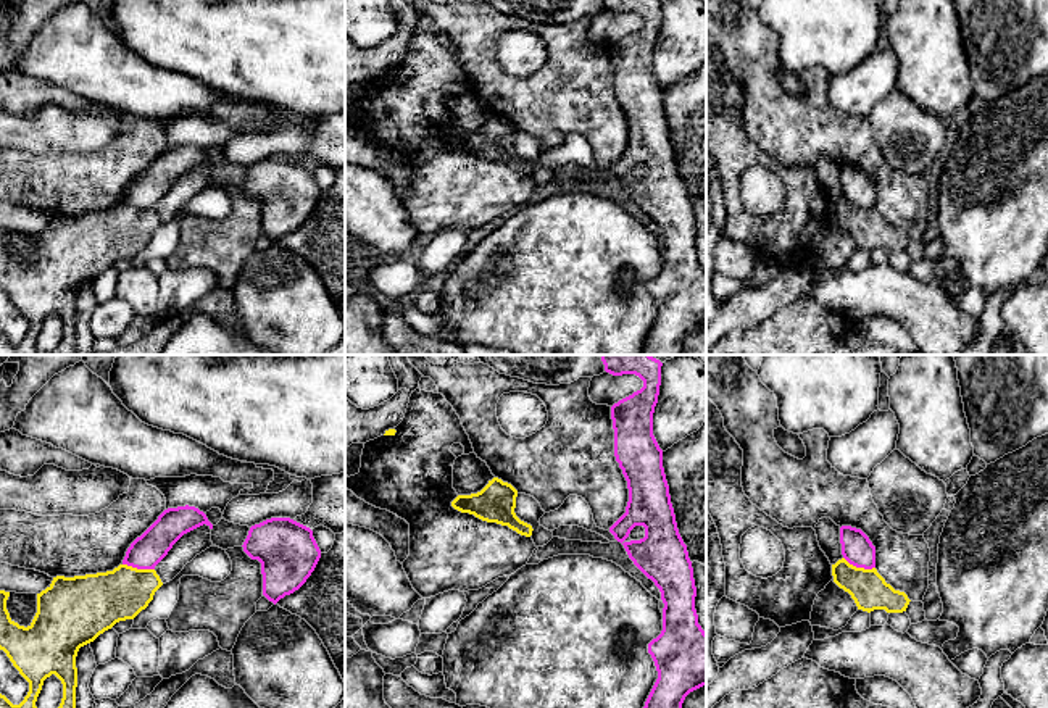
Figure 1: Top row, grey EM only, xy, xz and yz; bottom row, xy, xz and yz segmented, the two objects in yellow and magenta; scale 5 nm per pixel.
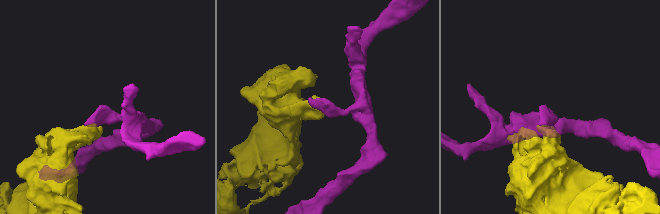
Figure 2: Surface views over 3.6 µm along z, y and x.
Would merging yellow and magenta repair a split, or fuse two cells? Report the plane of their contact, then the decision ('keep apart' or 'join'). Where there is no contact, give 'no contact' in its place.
contact in xy; keep apart

